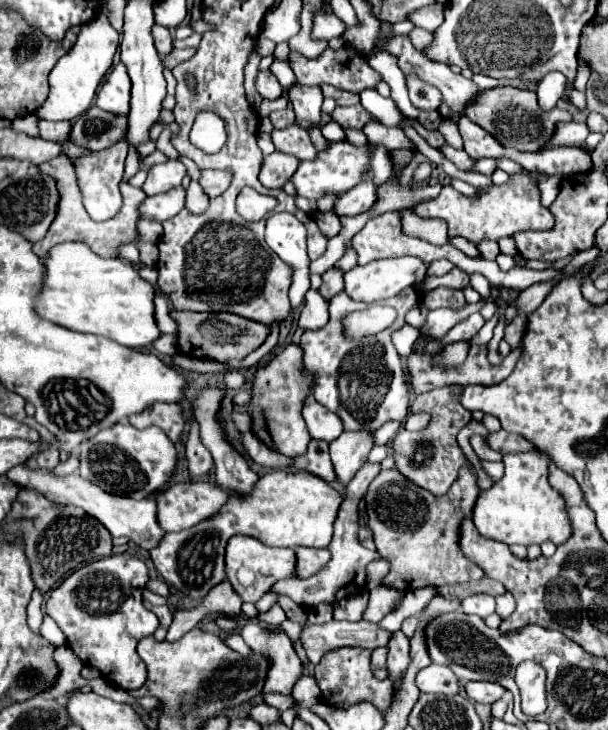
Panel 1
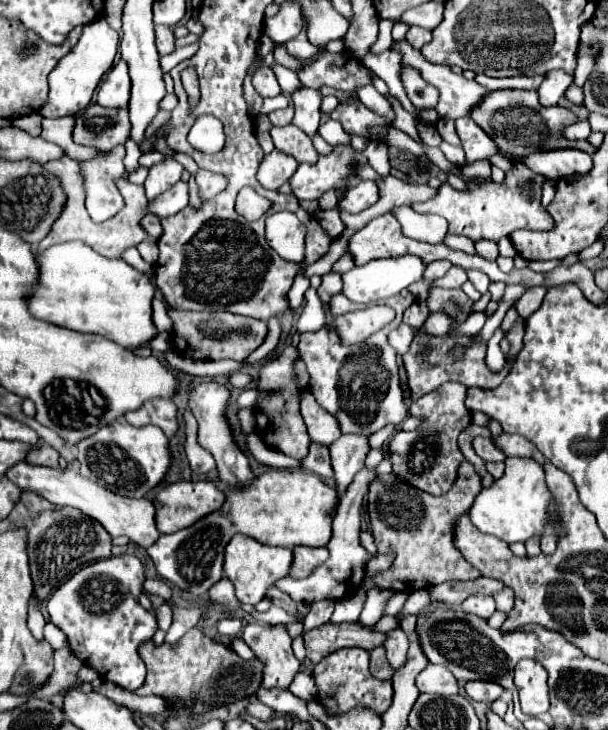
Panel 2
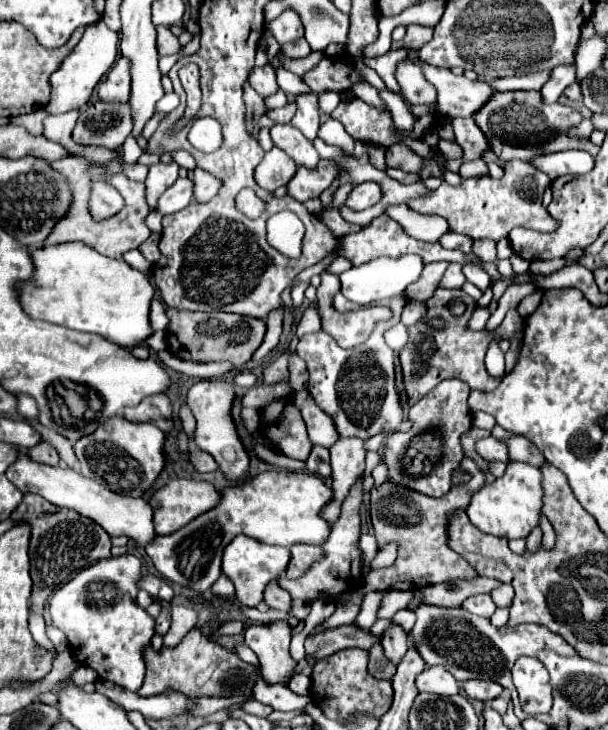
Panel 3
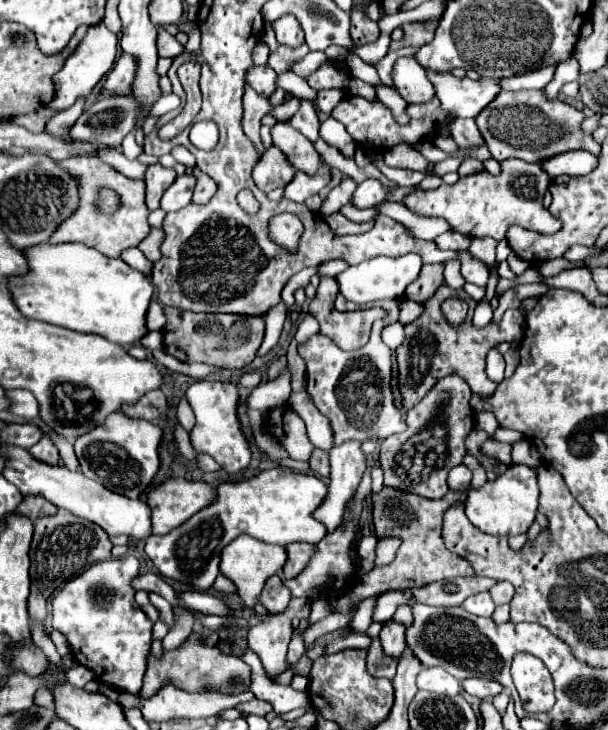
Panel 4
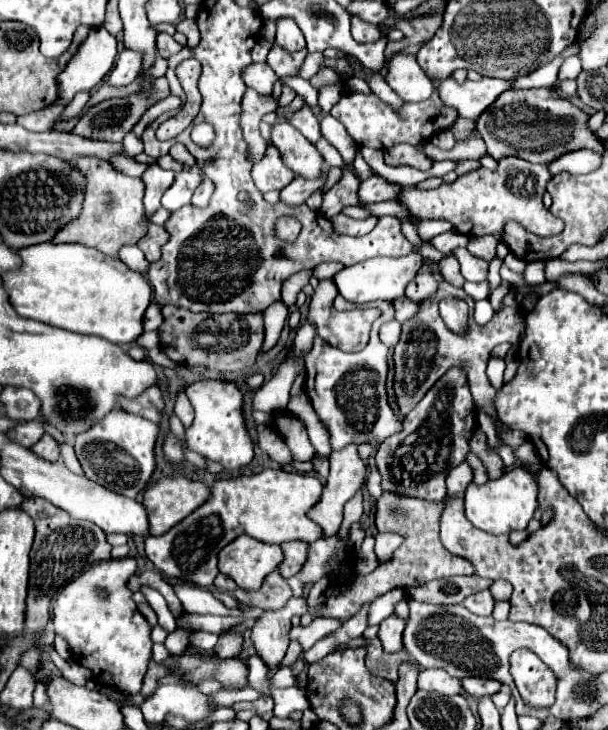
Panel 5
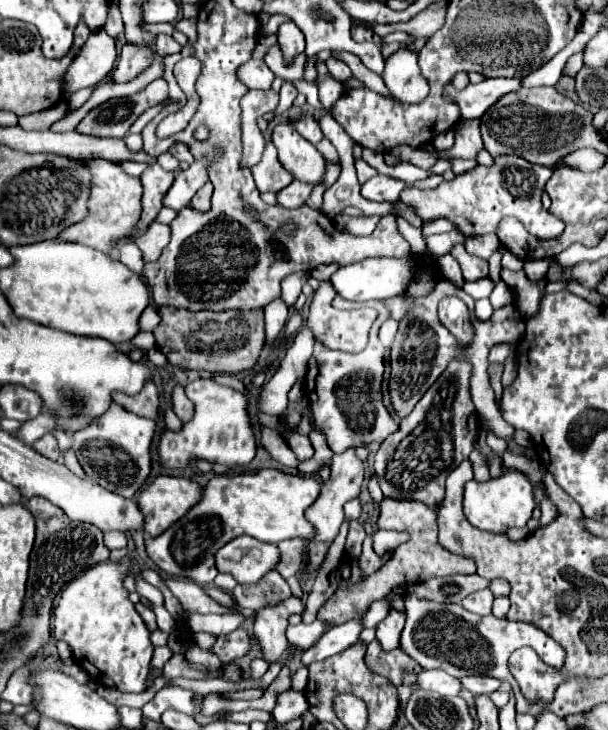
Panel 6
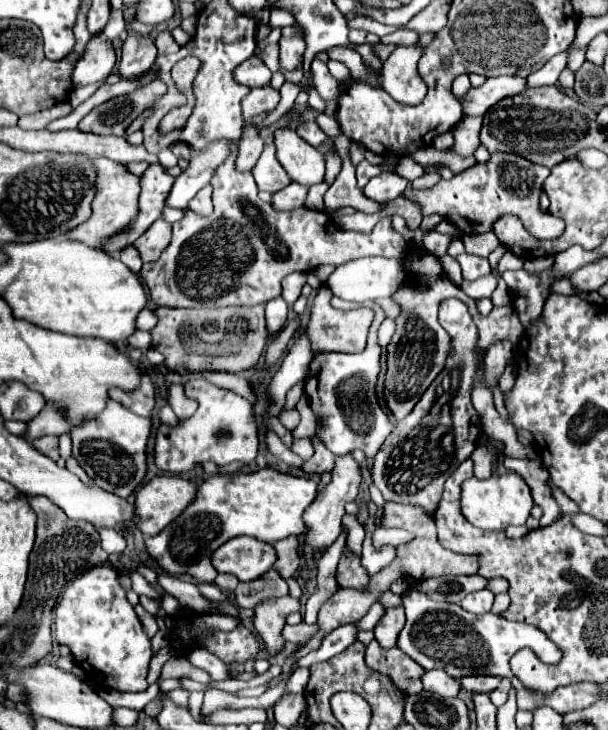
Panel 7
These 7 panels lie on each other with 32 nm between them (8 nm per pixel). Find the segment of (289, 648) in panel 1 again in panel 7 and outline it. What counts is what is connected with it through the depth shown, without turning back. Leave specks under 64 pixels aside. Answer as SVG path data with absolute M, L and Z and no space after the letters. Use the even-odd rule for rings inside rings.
M286 596L284 600L272 600L272 604L260 604L260 608L256 608L254 612L256 636L262 640L270 656L280 654L286 644L286 640L282 638L286 616L292 612L300 612L300 600Z

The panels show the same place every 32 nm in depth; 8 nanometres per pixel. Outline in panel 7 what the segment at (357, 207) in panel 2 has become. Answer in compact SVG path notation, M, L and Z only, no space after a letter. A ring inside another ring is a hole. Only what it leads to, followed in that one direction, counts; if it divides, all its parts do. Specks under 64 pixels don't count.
M382 172L374 178L370 178L368 184L362 188L362 192L370 200L390 202L390 200L398 198L404 192L406 186L408 186L408 180L404 180L396 174L390 174L390 172Z

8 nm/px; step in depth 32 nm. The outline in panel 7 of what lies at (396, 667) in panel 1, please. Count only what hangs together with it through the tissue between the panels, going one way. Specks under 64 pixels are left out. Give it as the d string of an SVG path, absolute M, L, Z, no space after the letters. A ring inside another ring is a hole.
M388 608L384 618L376 624L374 634L382 648L394 648L402 628L404 628L404 608Z

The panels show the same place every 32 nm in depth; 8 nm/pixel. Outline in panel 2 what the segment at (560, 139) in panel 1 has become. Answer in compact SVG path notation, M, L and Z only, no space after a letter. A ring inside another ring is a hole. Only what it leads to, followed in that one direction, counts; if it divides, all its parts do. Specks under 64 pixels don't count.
M584 120L584 122L574 122L570 126L566 126L562 130L562 138L568 140L568 142L580 142L580 140L586 140L590 134L590 124Z

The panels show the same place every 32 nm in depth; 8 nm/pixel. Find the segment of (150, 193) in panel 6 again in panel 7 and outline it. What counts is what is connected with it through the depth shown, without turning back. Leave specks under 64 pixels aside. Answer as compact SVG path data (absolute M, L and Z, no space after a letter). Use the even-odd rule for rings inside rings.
M160 164L148 166L148 170L142 174L142 194L140 194L140 214L138 220L132 222L132 230L122 232L112 244L108 244L106 252L114 254L120 252L124 246L132 244L144 230L150 228L152 222L156 222L164 208L164 196L168 196L168 188L172 188L172 176L166 174L166 170Z

